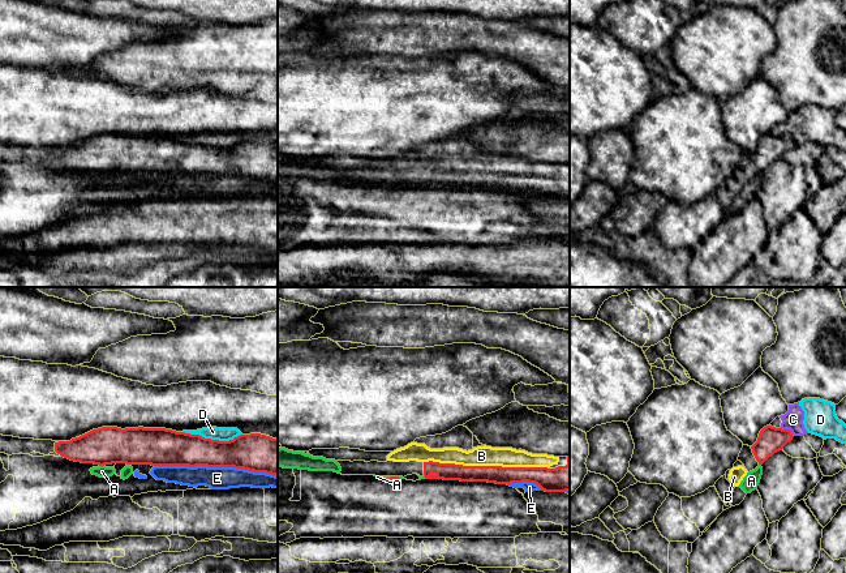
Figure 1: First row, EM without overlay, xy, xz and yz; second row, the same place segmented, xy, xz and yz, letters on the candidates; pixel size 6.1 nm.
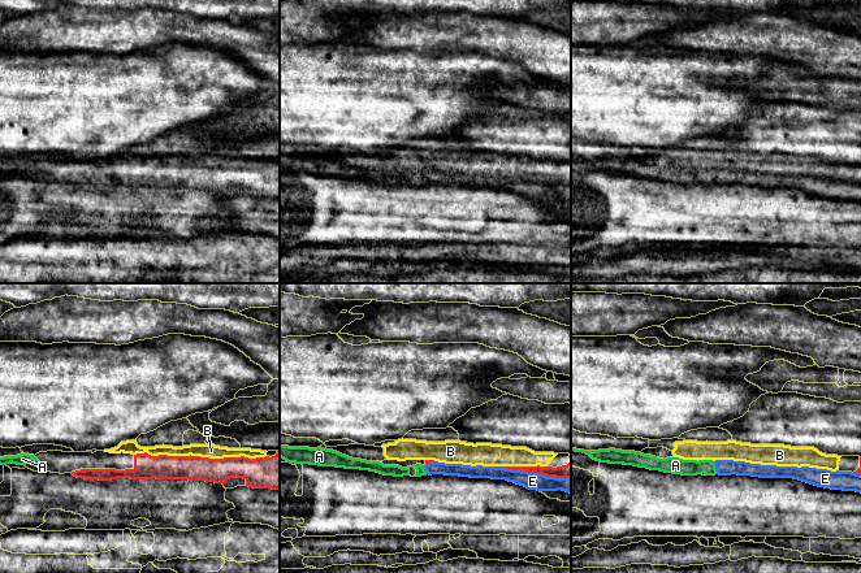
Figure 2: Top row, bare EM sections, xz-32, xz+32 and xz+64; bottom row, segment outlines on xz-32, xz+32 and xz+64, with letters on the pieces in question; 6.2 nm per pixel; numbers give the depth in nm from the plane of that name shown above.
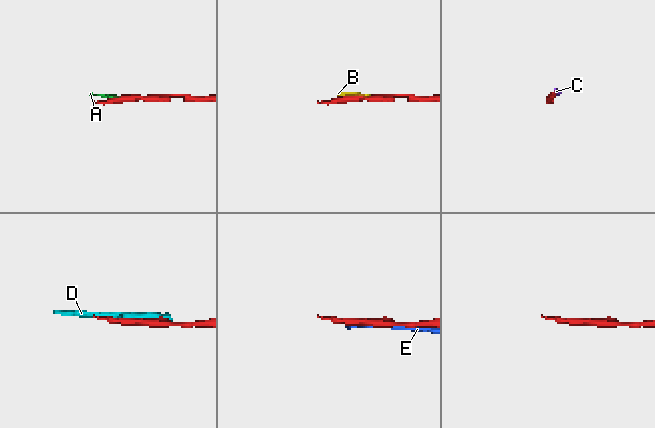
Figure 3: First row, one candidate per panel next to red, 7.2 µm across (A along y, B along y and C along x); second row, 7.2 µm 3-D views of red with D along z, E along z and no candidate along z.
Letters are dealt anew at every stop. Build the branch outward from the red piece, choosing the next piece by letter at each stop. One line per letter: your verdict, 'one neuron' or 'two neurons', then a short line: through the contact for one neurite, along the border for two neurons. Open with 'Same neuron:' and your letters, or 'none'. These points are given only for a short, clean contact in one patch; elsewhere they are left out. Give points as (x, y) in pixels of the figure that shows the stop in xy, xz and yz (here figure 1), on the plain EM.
Same neuron: B
A: two neurons
B: one neuron
C: two neurons
D: two neurons
E: two neurons

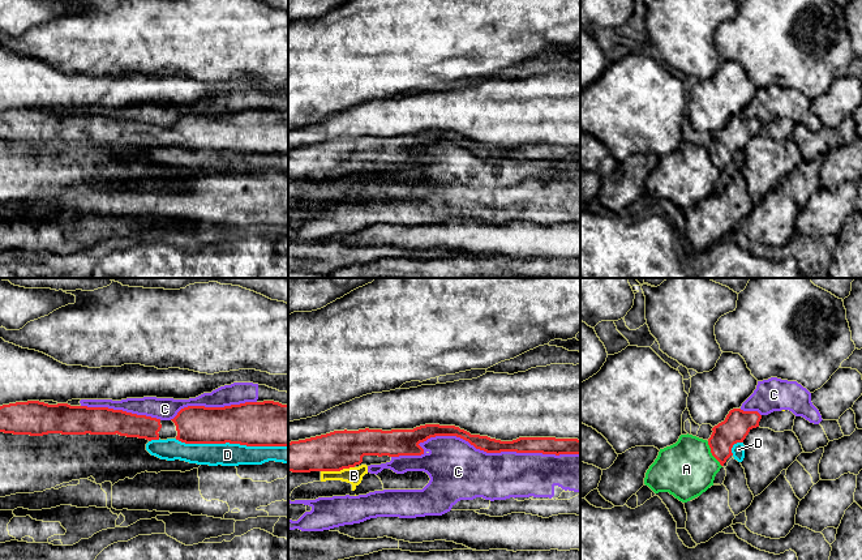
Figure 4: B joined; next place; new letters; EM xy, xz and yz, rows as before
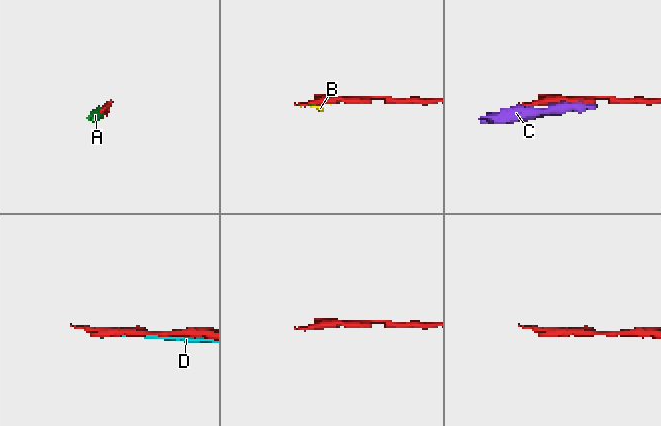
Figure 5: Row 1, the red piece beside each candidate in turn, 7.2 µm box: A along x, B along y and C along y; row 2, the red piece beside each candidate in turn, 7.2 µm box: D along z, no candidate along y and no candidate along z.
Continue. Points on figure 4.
Same neuron: none
A: two neurons
B: two neurons
C: two neurons
D: two neurons

